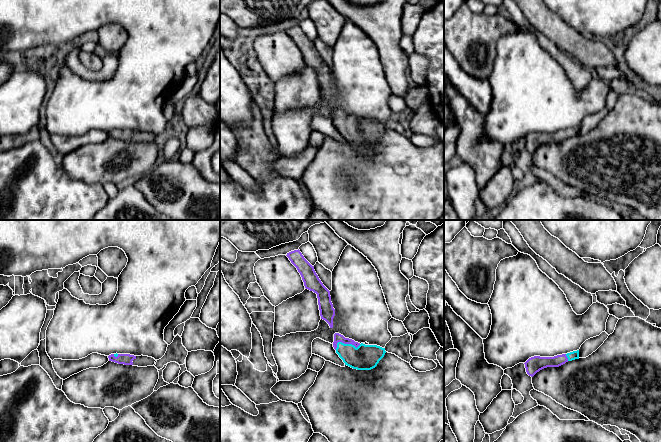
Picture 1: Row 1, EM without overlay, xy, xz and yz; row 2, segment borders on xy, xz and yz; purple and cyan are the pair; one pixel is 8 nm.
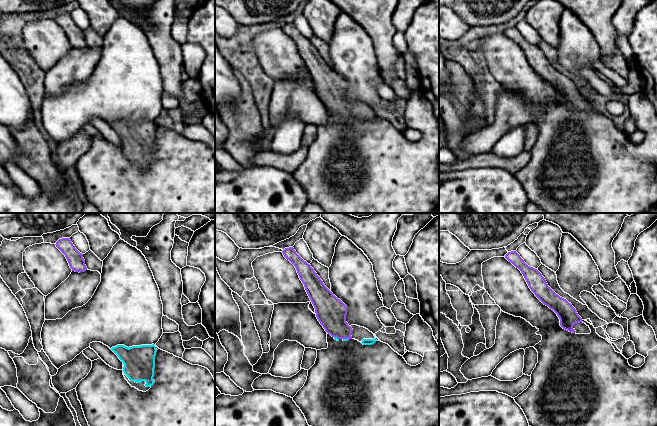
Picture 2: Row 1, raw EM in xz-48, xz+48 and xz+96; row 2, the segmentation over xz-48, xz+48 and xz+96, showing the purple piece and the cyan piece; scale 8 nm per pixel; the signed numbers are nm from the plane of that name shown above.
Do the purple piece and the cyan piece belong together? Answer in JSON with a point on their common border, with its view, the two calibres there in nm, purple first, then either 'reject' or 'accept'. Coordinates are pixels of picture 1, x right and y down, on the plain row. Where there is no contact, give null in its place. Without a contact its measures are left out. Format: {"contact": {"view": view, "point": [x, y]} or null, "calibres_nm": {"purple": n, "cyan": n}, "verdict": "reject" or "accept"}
{"contact": {"view": "xz", "point": [345, 119]}, "calibres_nm": {"purple": 70, "cyan": 200}, "verdict": "accept"}

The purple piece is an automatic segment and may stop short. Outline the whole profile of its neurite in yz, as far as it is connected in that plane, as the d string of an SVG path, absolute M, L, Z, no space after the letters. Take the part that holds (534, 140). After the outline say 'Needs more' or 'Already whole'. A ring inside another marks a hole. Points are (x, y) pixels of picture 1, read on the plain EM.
M579 126L554 133L534 132L529 134L524 140L526 148L533 153L540 146L547 143L559 143L568 137L579 135Z. Needs more

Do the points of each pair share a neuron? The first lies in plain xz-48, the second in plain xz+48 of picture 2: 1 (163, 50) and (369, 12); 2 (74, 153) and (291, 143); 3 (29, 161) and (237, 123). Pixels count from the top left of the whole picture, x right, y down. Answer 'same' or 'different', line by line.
1: same
2: different
3: same

